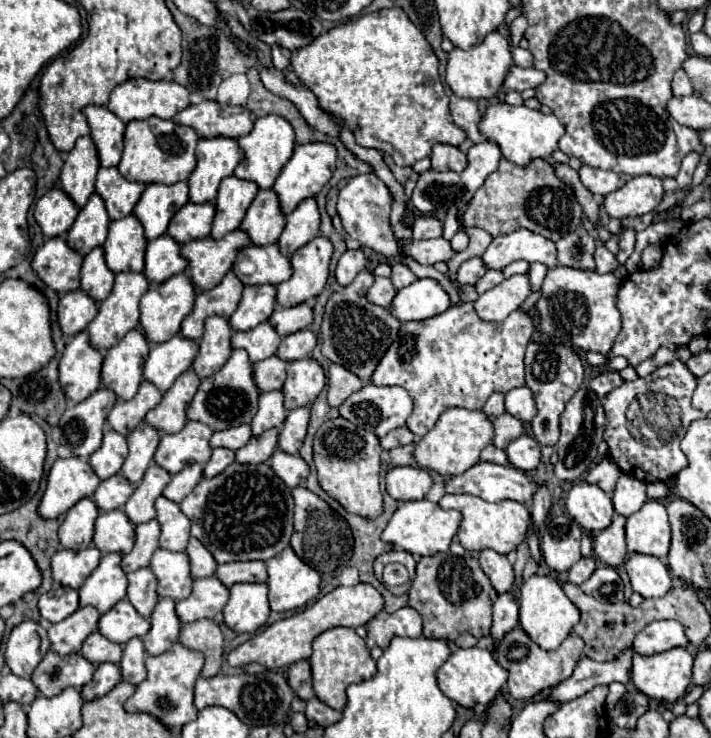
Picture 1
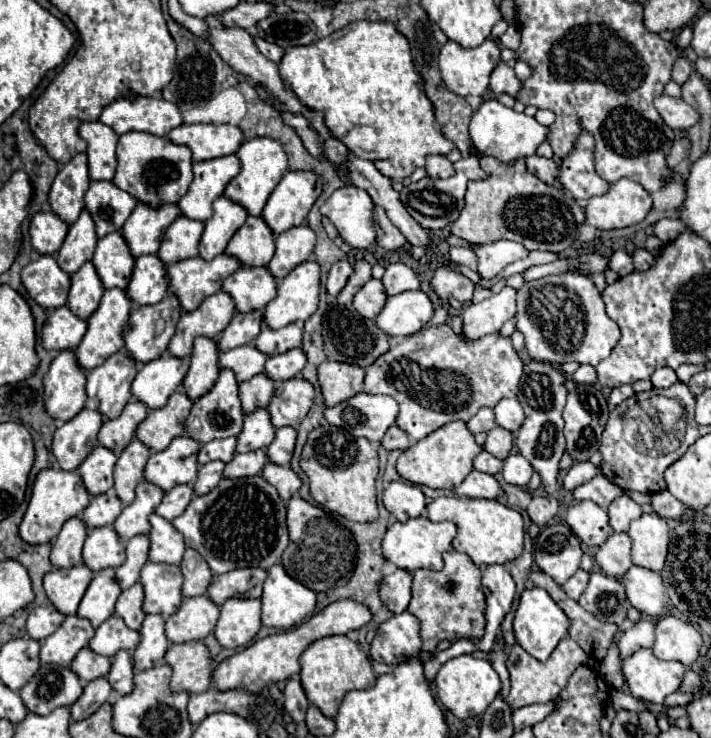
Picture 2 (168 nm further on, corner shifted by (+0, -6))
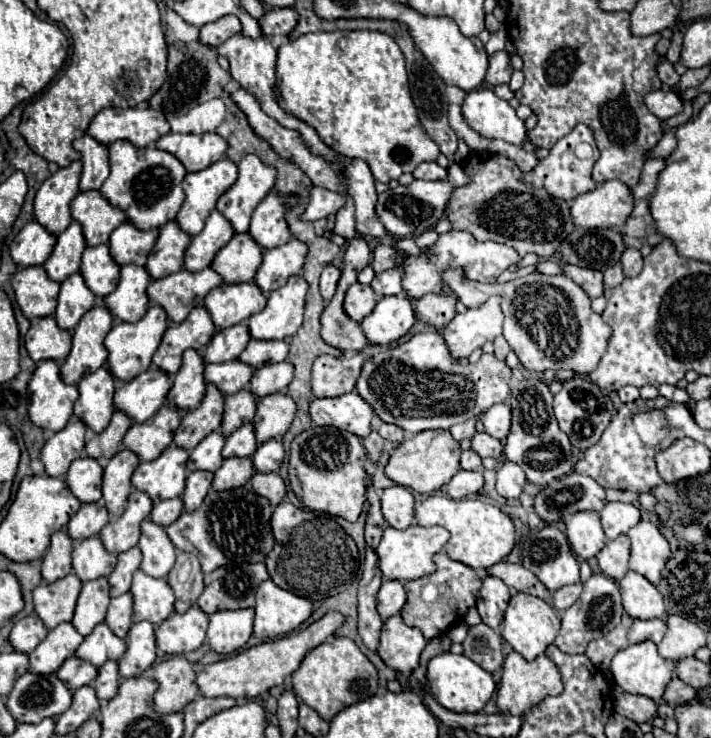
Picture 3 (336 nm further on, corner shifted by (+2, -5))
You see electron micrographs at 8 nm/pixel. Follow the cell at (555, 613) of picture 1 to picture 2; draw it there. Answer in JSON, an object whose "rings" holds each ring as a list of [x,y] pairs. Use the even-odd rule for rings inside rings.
{"rings":[[[526,588],[520,596],[520,604],[514,616],[514,638],[516,642],[536,660],[544,662],[556,648],[556,644],[568,634],[570,620],[568,616],[558,608],[558,604],[548,596],[542,588]]]}

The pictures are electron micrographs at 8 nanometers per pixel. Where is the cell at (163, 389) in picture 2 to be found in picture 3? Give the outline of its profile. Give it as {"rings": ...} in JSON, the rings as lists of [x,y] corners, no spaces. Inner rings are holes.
{"rings":[[[150,367],[148,371],[118,387],[114,393],[114,405],[116,409],[130,415],[132,421],[136,419],[136,423],[142,423],[148,421],[166,403],[170,387],[170,375],[158,367]]]}

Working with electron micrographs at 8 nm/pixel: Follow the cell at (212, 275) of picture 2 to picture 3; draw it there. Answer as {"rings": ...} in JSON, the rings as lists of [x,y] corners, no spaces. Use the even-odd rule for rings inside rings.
{"rings":[[[206,267],[198,273],[180,269],[172,275],[152,281],[146,293],[152,303],[164,307],[172,321],[180,323],[194,307],[202,305],[208,291],[218,287],[218,283],[222,283],[222,277],[212,267]]]}

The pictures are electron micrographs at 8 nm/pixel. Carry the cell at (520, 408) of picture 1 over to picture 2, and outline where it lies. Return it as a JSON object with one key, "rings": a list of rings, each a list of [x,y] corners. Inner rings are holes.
{"rings":[[[516,398],[500,400],[494,408],[494,420],[496,420],[496,426],[510,432],[518,432],[520,424],[524,422],[524,412],[520,402]]]}

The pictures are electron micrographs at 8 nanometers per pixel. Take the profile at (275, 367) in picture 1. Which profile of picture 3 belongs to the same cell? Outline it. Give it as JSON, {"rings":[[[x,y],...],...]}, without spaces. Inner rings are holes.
{"rings":[[[238,391],[234,395],[228,395],[224,399],[224,421],[222,421],[222,433],[230,435],[234,433],[242,423],[248,423],[256,415],[256,405],[258,397],[252,391]]]}

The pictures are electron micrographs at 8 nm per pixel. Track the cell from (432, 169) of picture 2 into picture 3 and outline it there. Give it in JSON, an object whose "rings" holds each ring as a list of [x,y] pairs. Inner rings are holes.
{"rings":[[[424,161],[414,169],[414,179],[426,179],[426,181],[434,181],[434,179],[444,179],[446,177],[446,169],[442,169],[438,163],[434,161]]]}

